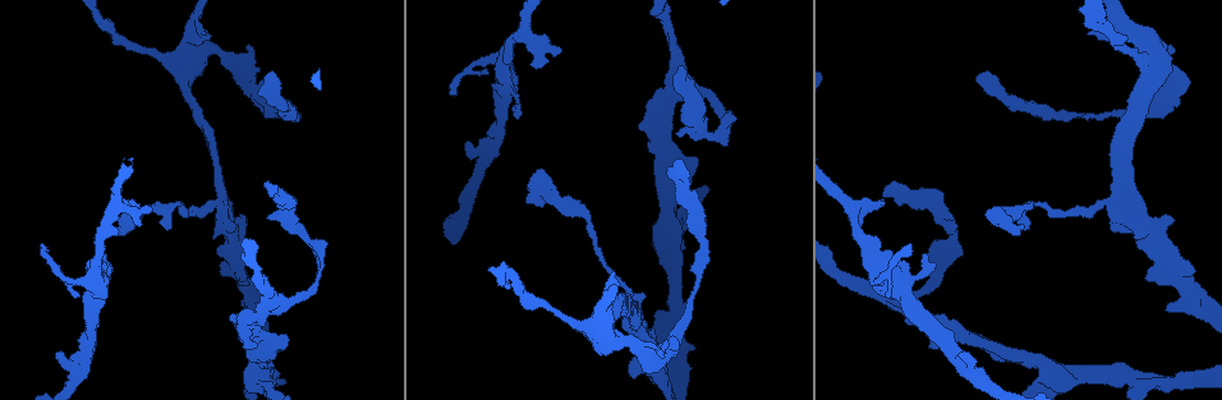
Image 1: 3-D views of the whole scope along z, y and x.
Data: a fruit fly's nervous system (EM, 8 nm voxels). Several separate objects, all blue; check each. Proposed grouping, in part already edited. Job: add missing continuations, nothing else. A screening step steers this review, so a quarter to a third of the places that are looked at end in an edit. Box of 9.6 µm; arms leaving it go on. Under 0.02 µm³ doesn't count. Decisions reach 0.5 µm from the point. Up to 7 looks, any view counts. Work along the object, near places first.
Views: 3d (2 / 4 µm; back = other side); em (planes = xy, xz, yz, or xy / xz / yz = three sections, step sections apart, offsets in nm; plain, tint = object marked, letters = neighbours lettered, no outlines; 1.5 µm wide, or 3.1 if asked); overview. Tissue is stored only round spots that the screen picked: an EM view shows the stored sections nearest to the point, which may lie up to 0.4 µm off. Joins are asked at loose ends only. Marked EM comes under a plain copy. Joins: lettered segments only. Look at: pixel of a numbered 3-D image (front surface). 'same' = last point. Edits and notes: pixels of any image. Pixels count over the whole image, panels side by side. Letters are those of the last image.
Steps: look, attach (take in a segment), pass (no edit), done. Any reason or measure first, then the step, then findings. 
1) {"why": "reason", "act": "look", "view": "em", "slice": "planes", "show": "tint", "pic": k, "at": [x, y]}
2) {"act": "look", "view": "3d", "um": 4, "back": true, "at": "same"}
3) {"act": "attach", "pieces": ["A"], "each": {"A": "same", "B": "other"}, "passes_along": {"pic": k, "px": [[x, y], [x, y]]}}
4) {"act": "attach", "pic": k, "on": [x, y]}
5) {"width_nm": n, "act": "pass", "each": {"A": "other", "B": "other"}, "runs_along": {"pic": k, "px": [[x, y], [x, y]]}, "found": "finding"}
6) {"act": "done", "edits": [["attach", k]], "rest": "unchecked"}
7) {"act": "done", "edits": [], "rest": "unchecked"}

{"why": "an open end", "act": "look", "view": "3d", "um": 2, "pic": 1, "at": [673, 86]}

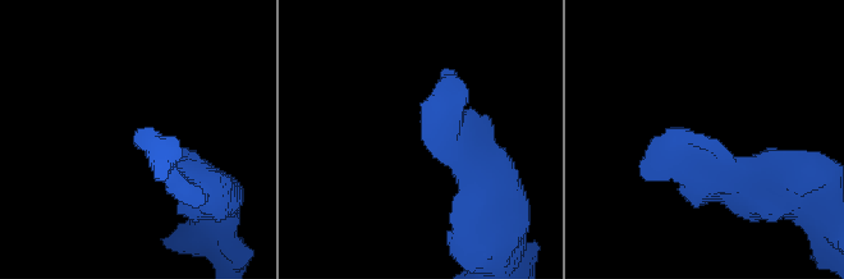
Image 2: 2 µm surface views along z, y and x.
{"act": "look", "view": "em", "slice": "planes", "show": "letters", "pic": 2, "at": [140, 134]}

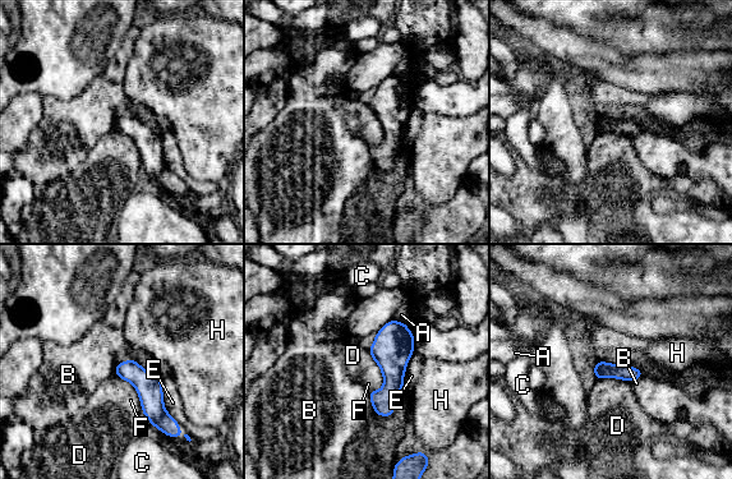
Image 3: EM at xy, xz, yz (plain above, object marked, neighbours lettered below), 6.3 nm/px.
{"width_nm": 110, "longest_contact_nm": ["E", 400], "act": "pass", "each": {"A": "other", "B": "other", "C": "other", "D": "other", "E": "other", "F": "other", "H": "other"}, "found": "no lettered segment goes on from it"}

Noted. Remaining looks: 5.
{"why": "branch stops here", "act": "look", "view": "3d", "um": 2, "pic": 1, "at": [205, 33]}

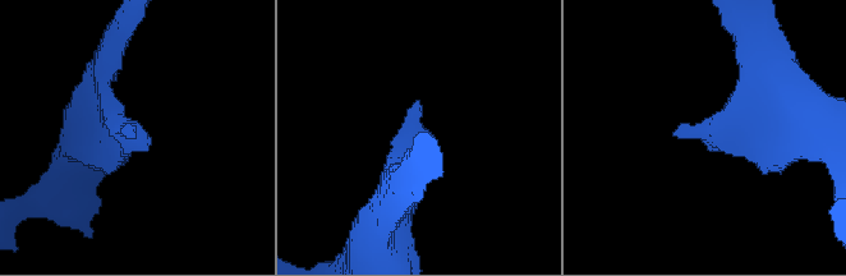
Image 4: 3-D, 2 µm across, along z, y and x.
{"why": "now the EM", "act": "look", "view": "em", "slice": "planes", "show": "letters", "pic": 4, "at": [136, 136]}

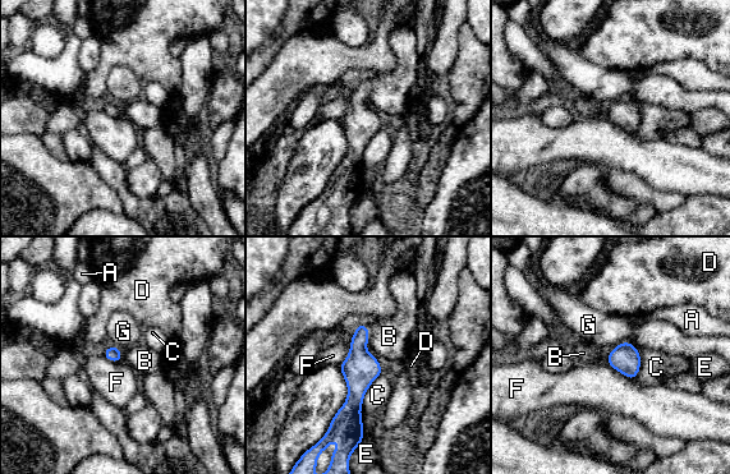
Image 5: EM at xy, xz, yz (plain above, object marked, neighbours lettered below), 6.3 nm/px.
{"act": "attach", "pieces": ["B"], "each": {"A": "other", "B": "same", "C": "other", "D": "other", "E": "other", "F": "other", "G": "other"}, "passes_along": {"pic": 5, "px": [[359, 369], [368, 335], [389, 336]]}, "found": "the cell continues"}

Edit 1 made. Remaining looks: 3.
{"why": "an open end", "act": "look", "view": "em", "slice": "yz", "step": 8, "show": "tint", "pic": 1, "at": [78, 294]}

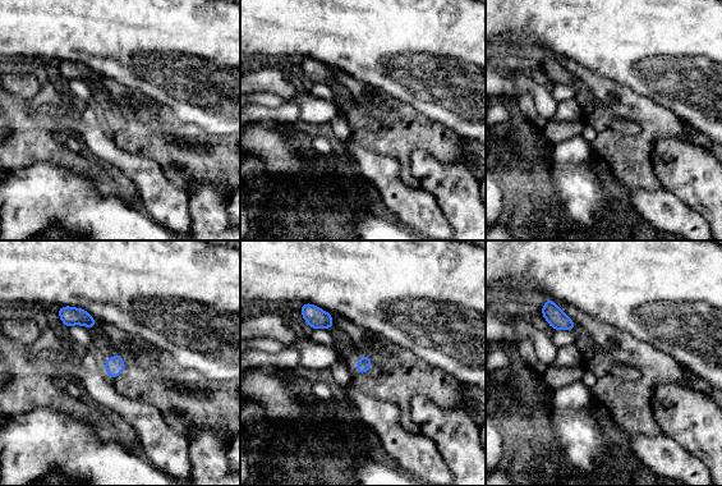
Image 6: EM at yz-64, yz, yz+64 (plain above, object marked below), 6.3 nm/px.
{"act": "look", "view": "em", "slice": "planes", "show": "letters", "at": "same"}

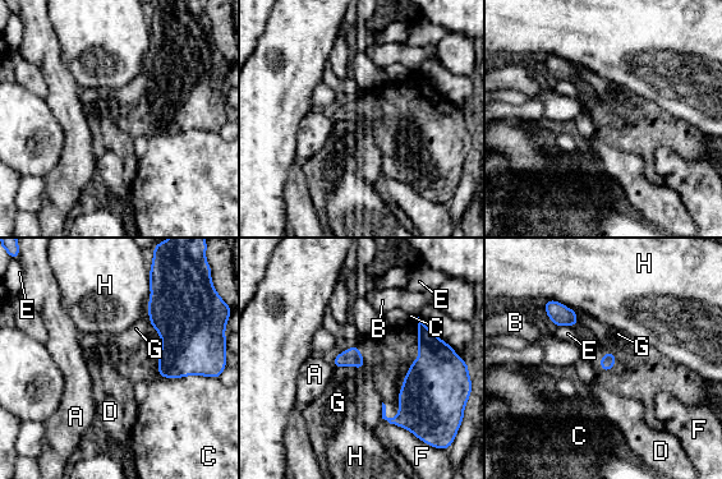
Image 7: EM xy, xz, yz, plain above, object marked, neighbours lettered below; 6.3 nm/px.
{"width_nm": 100, "act": "pass", "each": {"A": "other", "B": "other", "C": "other", "D": "other", "E": "other", "F": "other", "G": "other", "H": "other"}, "border": {"pic": 7, "px": [[334, 367], [354, 365], [360, 369]]}, "found": "none of them fits"}

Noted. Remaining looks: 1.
{"act": "done", "edits": [["attach", 5]], "rest": "unchecked"}

